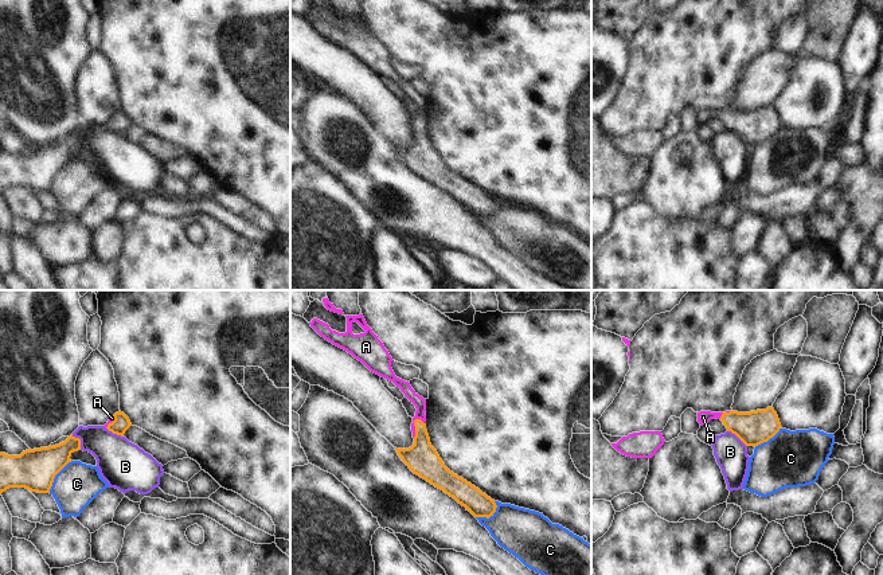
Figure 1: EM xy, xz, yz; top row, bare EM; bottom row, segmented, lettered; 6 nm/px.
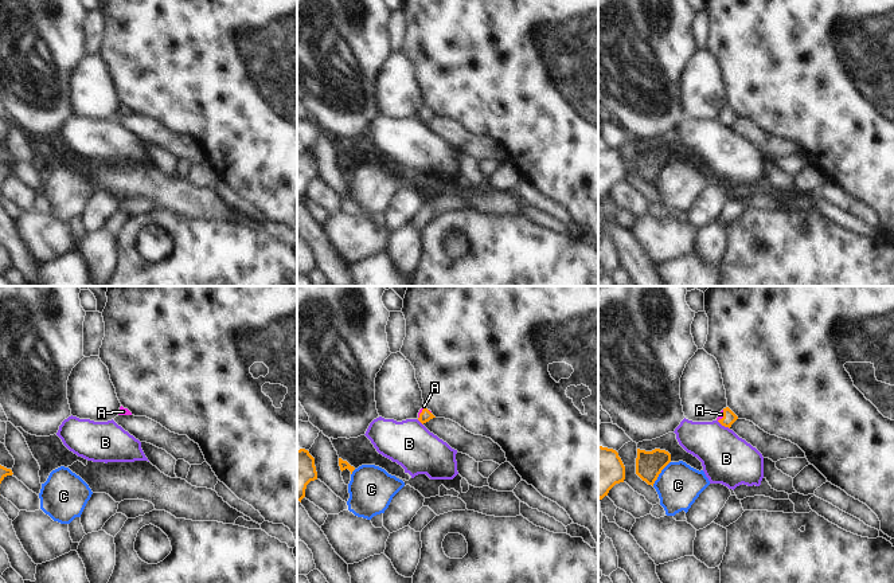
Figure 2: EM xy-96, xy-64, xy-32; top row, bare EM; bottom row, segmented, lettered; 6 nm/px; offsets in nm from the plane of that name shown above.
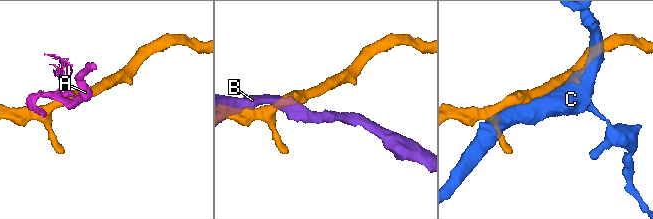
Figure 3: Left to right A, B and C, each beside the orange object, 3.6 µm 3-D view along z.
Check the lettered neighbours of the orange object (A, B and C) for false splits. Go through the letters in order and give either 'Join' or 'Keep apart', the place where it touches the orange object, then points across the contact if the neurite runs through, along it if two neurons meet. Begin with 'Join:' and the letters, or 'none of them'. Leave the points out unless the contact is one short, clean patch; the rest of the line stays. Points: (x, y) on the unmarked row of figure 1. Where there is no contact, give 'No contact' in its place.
Join: A
A: Join. Touches orange at xz (414, 124). Path across: xz (422, 157), (421, 135), (414, 124), (419, 114), (419, 102)
B: Keep apart. Touches orange at yz (737, 135). Boundary: yz (727, 129), (746, 145)
C: Keep apart. Touches orange at xy (55, 173).

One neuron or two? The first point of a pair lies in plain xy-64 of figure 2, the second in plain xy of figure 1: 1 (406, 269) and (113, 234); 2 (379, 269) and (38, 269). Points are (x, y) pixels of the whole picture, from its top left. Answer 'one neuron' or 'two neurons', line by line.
1: one neuron
2: two neurons

